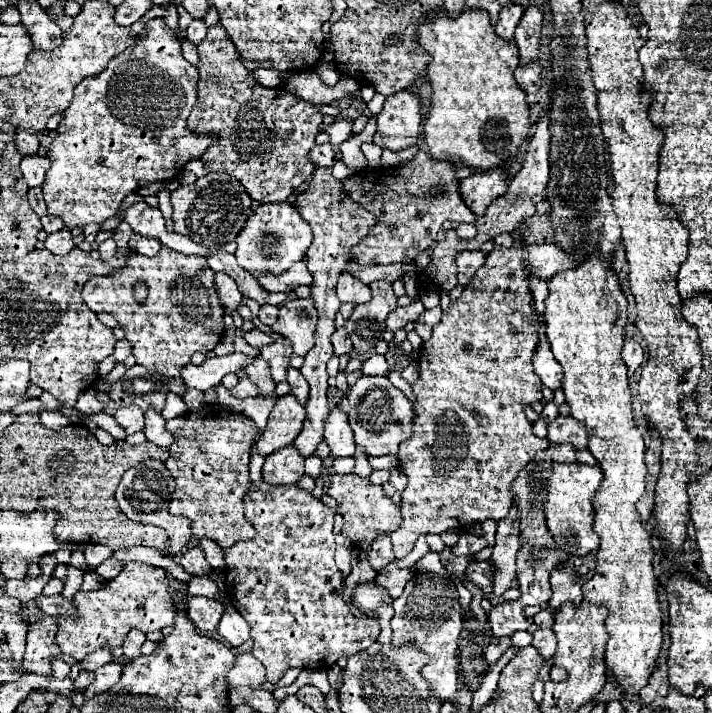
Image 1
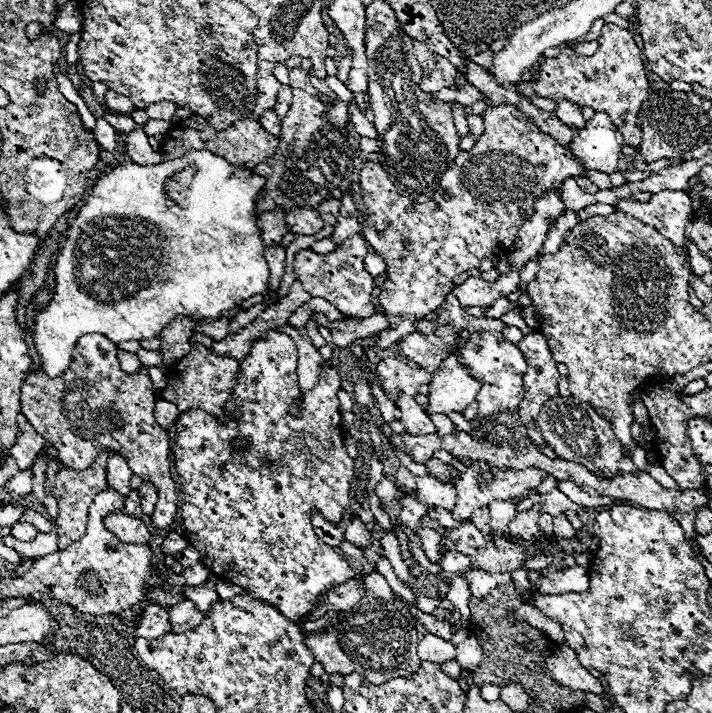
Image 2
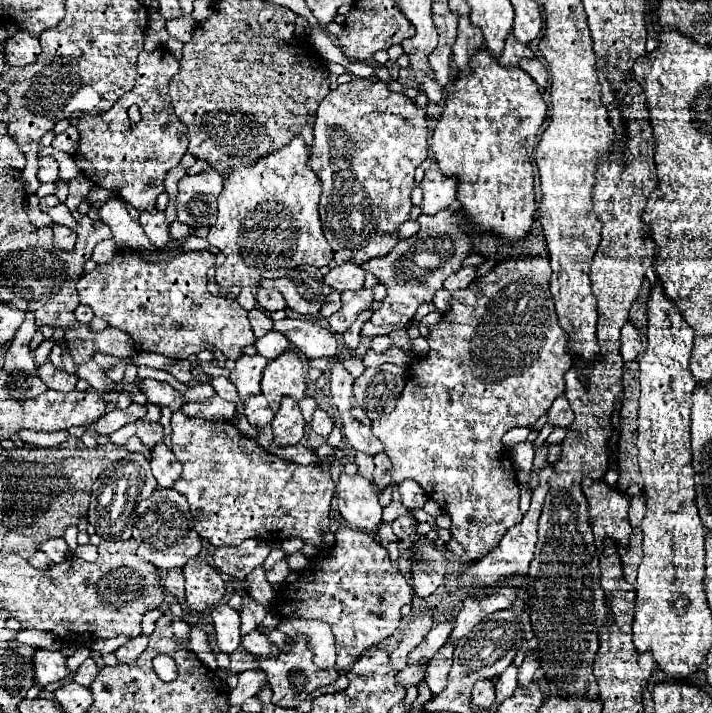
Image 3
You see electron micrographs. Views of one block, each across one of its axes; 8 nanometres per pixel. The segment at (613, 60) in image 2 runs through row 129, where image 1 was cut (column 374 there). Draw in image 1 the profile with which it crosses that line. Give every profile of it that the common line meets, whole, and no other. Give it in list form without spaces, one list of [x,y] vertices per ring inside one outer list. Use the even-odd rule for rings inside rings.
[[[286,484],[286,486],[274,486],[268,492],[262,490],[252,490],[244,496],[244,514],[246,520],[250,520],[250,524],[256,528],[256,536],[248,542],[236,542],[234,546],[226,548],[226,570],[224,570],[224,582],[226,582],[226,598],[230,600],[230,604],[242,614],[242,618],[250,624],[250,638],[254,640],[254,648],[252,654],[264,664],[266,668],[266,680],[270,684],[276,684],[282,674],[288,668],[308,668],[308,670],[328,670],[338,658],[346,656],[350,658],[352,654],[366,650],[380,634],[380,624],[376,618],[356,618],[352,616],[348,604],[342,600],[342,572],[338,570],[336,562],[334,562],[334,510],[330,506],[326,506],[320,498],[314,498],[308,490],[300,488],[298,484]]]

